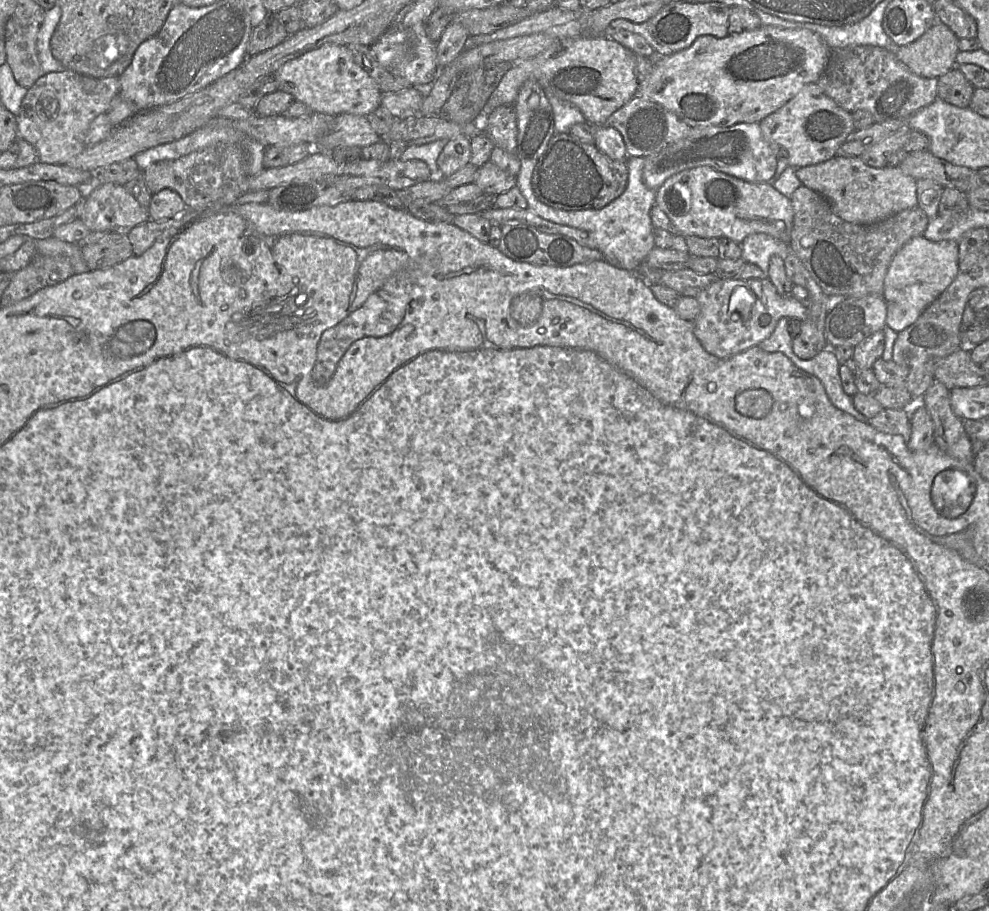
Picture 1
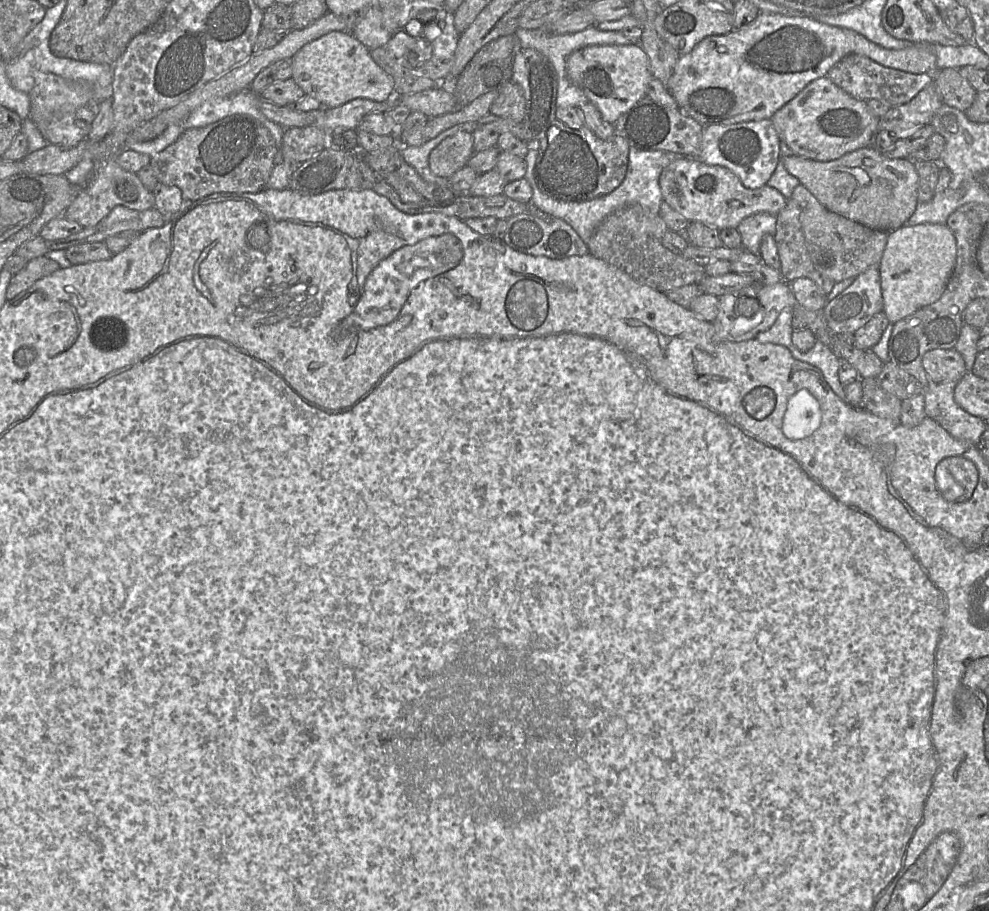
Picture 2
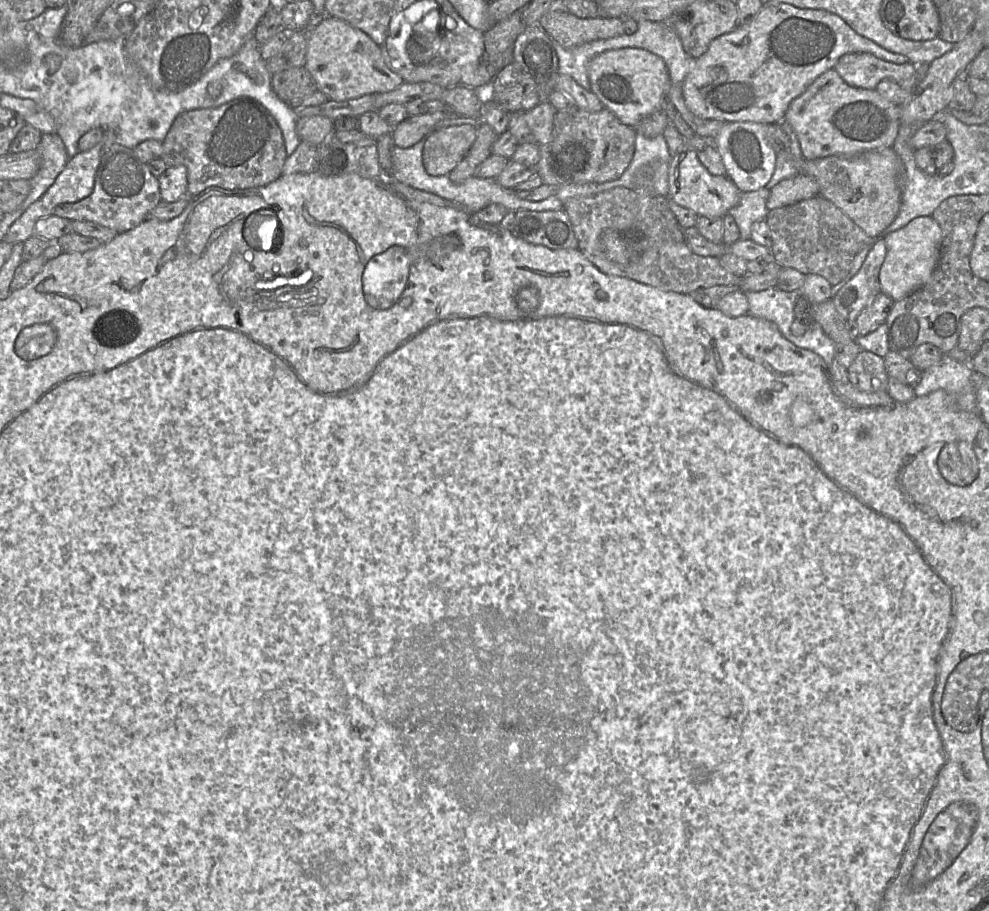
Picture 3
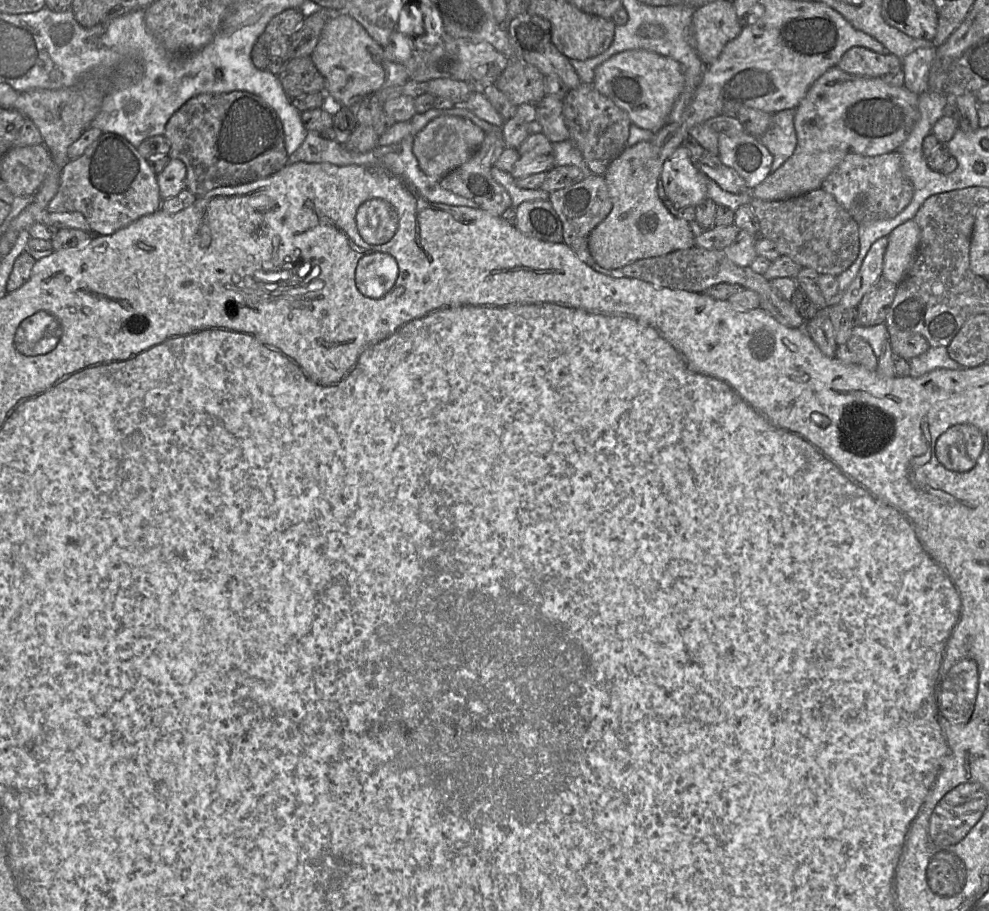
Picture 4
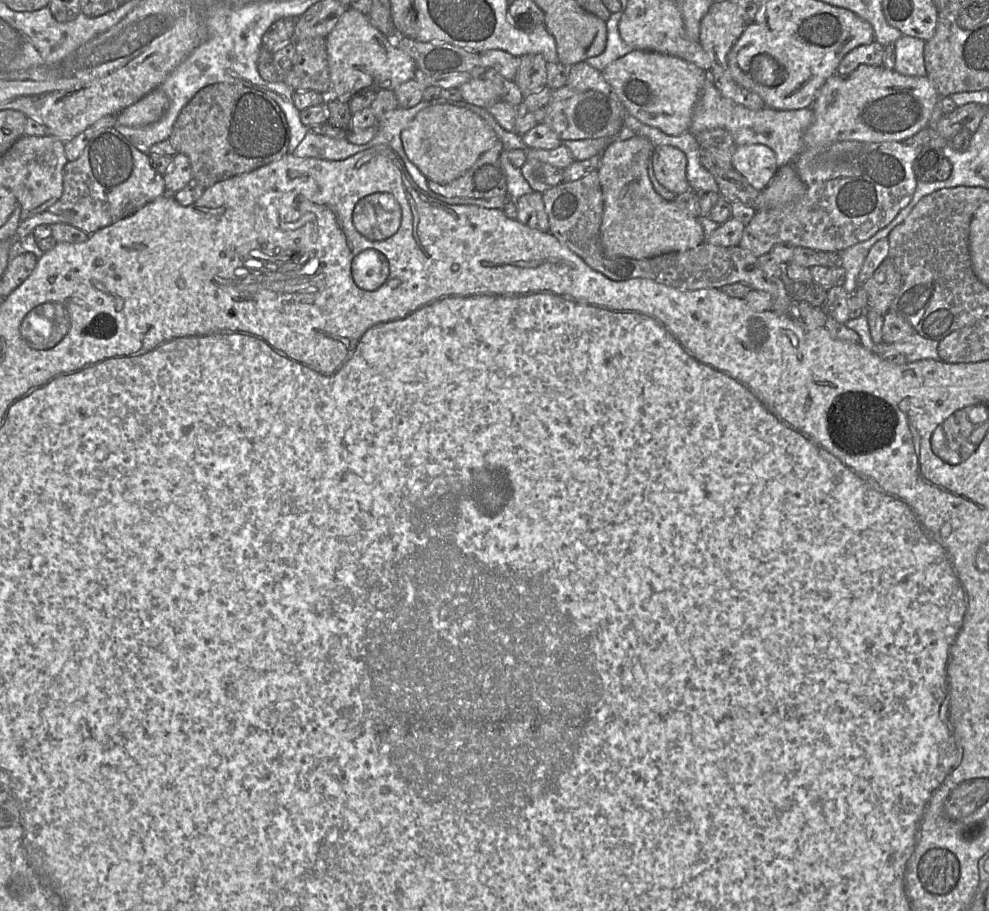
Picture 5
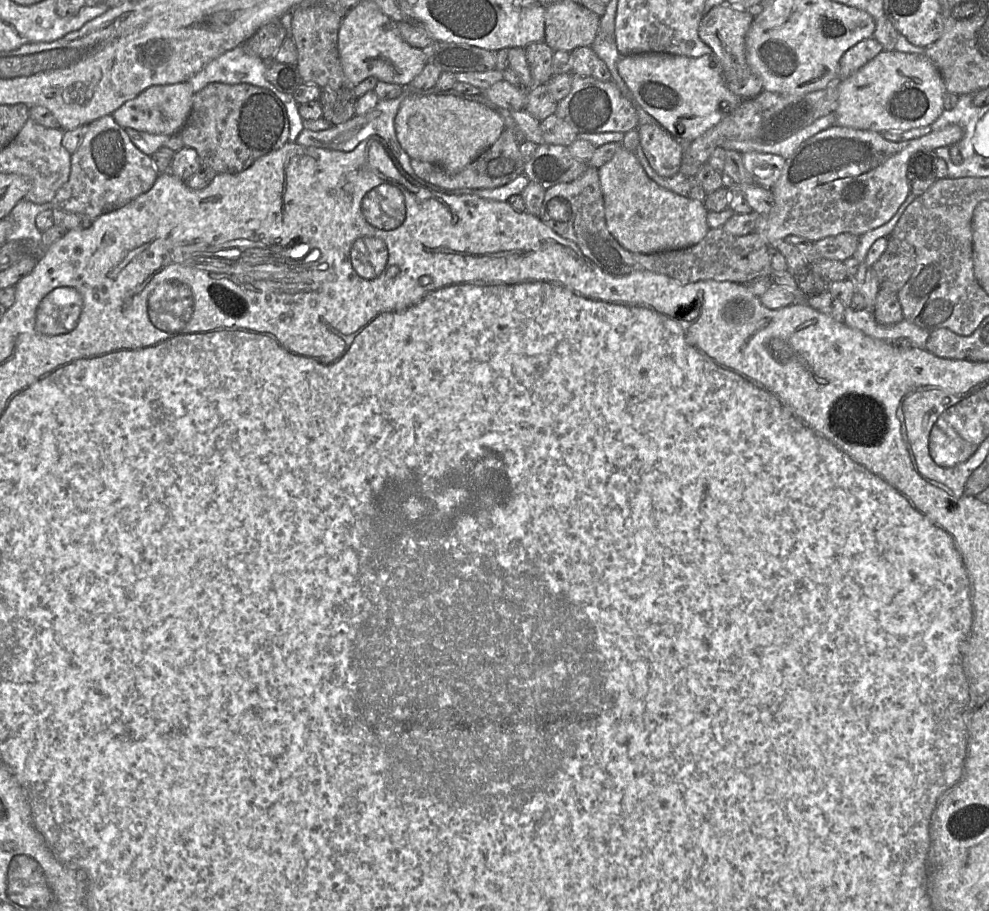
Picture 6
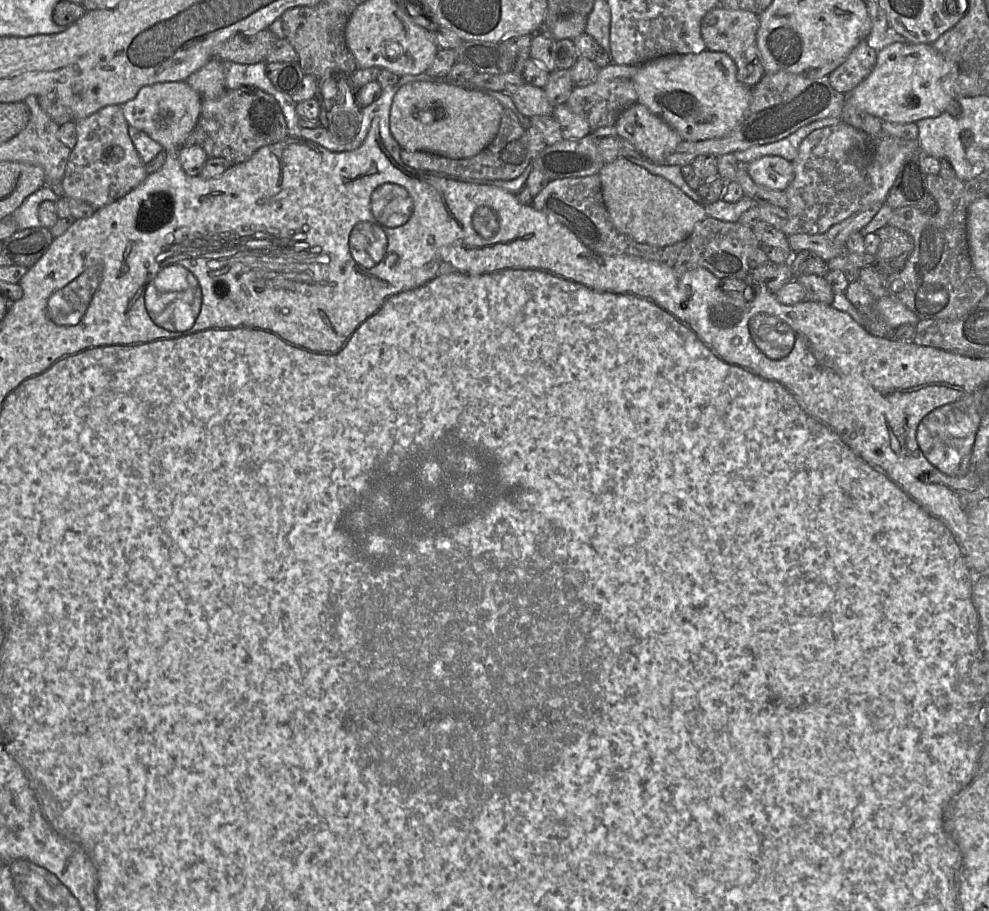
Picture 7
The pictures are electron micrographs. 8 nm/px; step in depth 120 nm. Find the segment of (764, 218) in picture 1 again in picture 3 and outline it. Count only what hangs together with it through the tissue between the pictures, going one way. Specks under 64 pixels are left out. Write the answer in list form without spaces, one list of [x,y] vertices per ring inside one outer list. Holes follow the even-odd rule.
[[[685,149],[672,156],[668,169],[669,198],[678,205],[708,218],[723,218],[738,204],[741,191],[727,176],[712,175],[699,161],[695,151]]]

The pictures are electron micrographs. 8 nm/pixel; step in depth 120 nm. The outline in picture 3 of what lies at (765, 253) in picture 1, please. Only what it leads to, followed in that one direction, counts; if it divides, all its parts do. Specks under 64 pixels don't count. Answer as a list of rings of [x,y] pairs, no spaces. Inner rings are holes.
[[[765,187],[757,191],[741,192],[738,204],[728,211],[739,227],[740,239],[751,239],[752,224],[765,220],[769,211],[766,206],[769,193],[770,190]]]

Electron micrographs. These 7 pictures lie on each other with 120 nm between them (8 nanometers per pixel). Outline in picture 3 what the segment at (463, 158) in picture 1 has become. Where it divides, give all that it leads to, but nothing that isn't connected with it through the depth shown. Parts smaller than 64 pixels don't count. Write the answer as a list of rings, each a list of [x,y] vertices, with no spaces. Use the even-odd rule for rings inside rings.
[[[471,124],[450,125],[435,129],[424,137],[424,168],[431,176],[443,176],[466,156],[477,138],[477,127]]]

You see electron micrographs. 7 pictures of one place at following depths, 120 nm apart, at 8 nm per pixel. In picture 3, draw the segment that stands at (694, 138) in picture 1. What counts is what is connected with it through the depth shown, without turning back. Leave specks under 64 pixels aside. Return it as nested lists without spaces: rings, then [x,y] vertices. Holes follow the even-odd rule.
[[[756,122],[725,123],[715,137],[727,177],[741,192],[757,191],[770,181],[776,166],[776,151],[766,140],[766,124]]]

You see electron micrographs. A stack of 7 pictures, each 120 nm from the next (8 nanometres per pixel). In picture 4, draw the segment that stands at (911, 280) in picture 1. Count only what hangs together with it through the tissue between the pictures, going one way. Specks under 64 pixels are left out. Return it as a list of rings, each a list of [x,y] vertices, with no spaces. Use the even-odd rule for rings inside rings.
[[[910,219],[896,227],[887,239],[882,277],[898,285],[906,276],[914,259],[920,240],[920,228],[914,219]]]

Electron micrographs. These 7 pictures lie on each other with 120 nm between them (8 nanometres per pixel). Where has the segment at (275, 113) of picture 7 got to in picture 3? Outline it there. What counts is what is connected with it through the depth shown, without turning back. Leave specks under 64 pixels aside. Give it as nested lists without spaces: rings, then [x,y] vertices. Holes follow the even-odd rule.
[[[240,97],[220,106],[197,108],[179,114],[162,142],[160,157],[167,167],[184,165],[187,168],[186,196],[192,198],[211,188],[241,190],[266,186],[282,175],[288,155],[276,121],[257,101]]]

